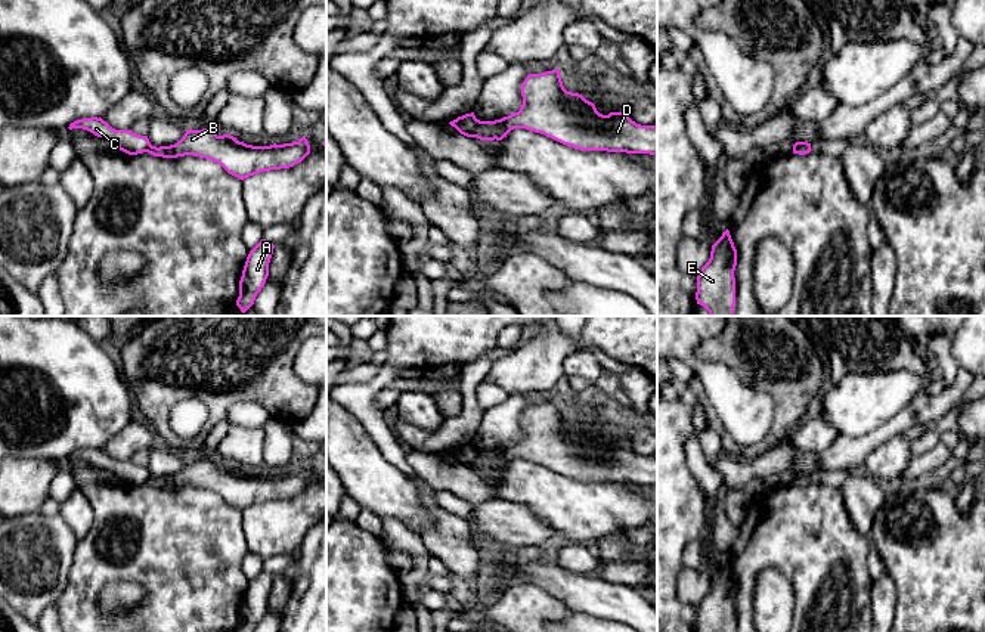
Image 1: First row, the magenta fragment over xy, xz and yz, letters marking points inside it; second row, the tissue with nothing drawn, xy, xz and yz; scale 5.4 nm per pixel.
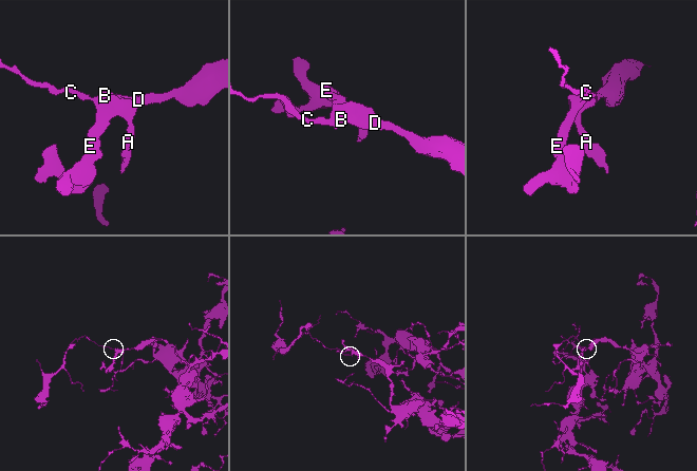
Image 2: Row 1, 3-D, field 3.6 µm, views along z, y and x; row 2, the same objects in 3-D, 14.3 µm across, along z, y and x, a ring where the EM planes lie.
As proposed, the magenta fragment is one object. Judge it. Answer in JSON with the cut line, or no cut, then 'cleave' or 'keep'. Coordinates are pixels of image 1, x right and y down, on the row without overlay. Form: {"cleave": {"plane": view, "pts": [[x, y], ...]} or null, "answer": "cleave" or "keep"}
{"cleave": {"plane": "xz", "pts": [[480, 452], [474, 467]]}, "answer": "cleave"}

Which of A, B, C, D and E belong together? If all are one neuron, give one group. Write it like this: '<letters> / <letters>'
A B D E / C

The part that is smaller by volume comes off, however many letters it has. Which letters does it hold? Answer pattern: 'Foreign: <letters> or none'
Foreign: C

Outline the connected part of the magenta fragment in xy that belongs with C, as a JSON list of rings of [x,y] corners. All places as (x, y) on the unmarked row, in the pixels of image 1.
[[[100,447],[77,450],[71,453],[68,459],[83,459],[97,468],[109,470],[118,477],[120,481],[128,486],[148,483],[151,477],[148,467],[136,465],[131,461],[115,461]]]

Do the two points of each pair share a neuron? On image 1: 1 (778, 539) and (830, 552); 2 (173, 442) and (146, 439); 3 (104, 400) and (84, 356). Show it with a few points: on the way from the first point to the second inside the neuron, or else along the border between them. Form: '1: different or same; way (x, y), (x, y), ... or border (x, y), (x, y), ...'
1: same; way (792, 539), (808, 539), (817, 548)
2: different; border (142, 418), (158, 436)
3: same; way (93, 390), (84, 381), (84, 366)

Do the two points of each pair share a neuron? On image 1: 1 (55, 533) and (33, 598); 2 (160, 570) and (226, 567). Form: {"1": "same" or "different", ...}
{"1": "same", "2": "same"}

